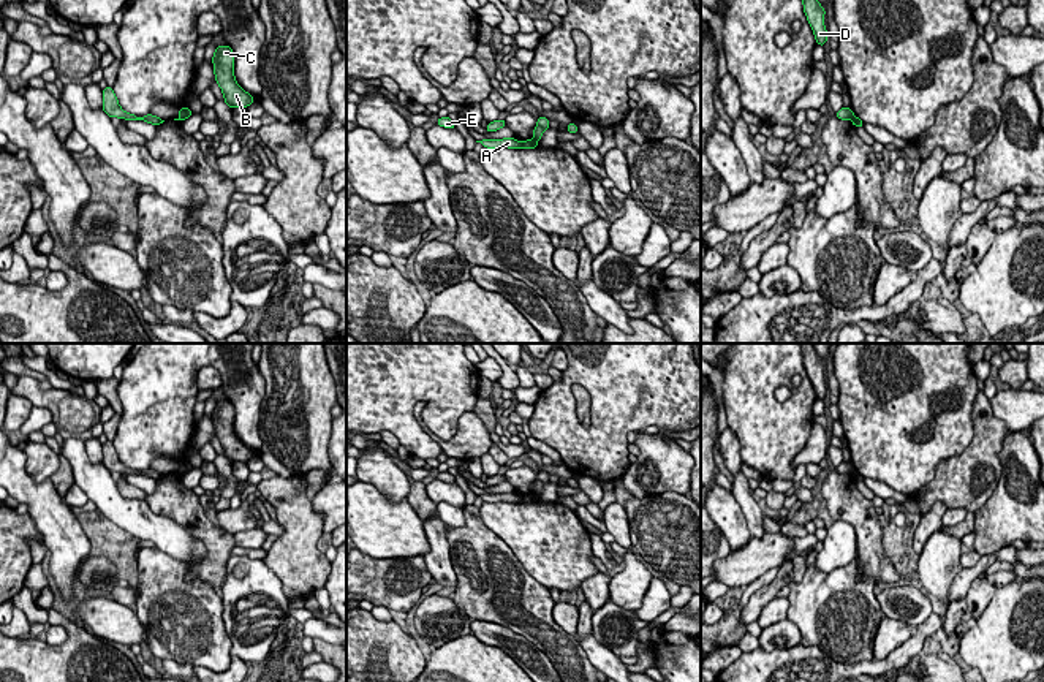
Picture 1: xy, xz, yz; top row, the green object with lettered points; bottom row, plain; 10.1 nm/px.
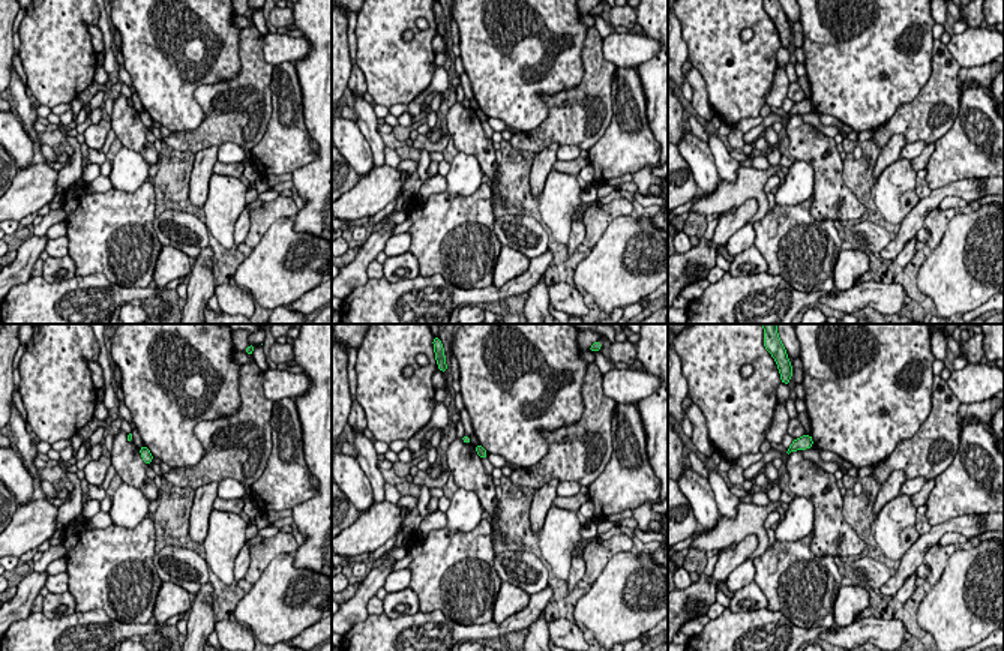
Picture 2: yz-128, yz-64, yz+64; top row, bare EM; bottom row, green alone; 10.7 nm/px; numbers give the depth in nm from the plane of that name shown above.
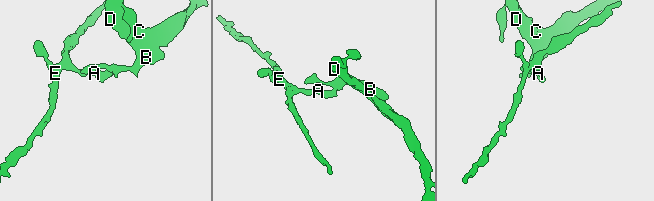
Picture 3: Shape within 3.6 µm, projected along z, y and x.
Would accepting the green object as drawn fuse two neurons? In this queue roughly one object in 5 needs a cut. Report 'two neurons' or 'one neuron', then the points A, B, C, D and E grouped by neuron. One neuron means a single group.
two neurons | A E / B C D

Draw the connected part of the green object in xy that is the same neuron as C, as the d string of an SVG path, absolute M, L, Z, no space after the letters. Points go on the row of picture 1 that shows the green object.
M217 46L212 62L215 81L223 92L225 103L229 108L250 106L255 98L236 82L233 49L229 46Z

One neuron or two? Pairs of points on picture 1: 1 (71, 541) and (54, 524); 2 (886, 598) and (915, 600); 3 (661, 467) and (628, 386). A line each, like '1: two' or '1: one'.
1: one
2: one
3: two

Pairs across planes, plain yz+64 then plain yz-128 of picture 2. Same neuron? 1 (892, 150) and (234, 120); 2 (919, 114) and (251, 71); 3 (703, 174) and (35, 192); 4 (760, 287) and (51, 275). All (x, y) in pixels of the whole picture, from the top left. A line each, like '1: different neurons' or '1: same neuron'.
1: different neurons
2: same neuron
3: different neurons
4: different neurons

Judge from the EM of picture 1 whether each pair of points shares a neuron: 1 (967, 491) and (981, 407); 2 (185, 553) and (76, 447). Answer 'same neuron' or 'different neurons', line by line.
1: same neuron
2: same neuron

